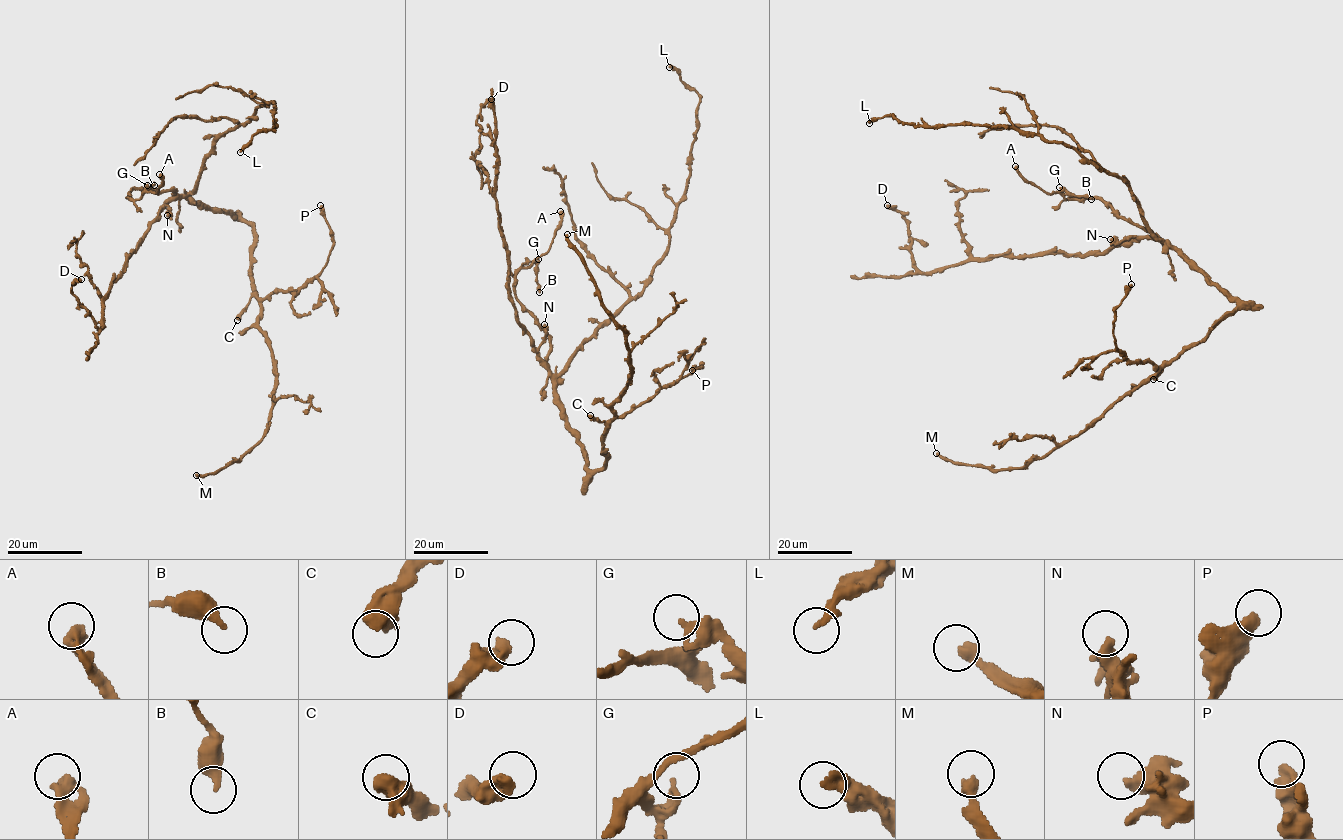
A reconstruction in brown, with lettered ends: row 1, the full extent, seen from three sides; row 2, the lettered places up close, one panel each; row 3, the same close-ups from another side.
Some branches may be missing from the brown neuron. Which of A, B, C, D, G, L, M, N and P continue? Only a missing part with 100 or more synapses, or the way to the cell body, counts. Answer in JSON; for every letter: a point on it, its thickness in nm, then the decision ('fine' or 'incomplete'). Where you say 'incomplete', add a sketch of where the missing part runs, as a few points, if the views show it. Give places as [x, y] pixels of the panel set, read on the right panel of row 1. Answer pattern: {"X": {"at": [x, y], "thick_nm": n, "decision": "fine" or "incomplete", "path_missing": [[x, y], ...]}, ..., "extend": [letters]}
{"A": {"at": [1015, 166], "thick_nm": 400, "decision": "fine"}, "B": {"at": [1091, 199], "thick_nm": 360, "decision": "fine"}, "C": {"at": [1153, 379], "thick_nm": 420, "decision": "fine"}, "D": {"at": [887, 205], "thick_nm": 400, "decision": "fine"}, "G": {"at": [1059, 187], "thick_nm": 220, "decision": "fine"}, "L": {"at": [869, 123], "thick_nm": 280, "decision": "fine"}, "M": {"at": [936, 453], "thick_nm": 360, "decision": "incomplete", "path_missing": [[936, 453], [896, 433], [862, 388], [858, 369], [869, 357], [871, 342], [891, 318], [892, 306]]}, "N": {"at": [1110, 239], "thick_nm": 380, "decision": "fine"}, "P": {"at": [1131, 284], "thick_nm": 400, "decision": "fine"}, "extend": ["M"]}

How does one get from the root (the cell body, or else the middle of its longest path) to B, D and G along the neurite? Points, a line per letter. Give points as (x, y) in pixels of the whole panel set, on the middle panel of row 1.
B: (567, 419), (547, 362), (547, 332), (515, 293), (515, 274), (534, 262), (539, 292)
D: (567, 419), (550, 373), (529, 332), (515, 320), (495, 200), (498, 155), (476, 121), (491, 99)
G: (567, 419), (547, 362), (547, 332), (515, 293), (515, 274), (538, 259)

